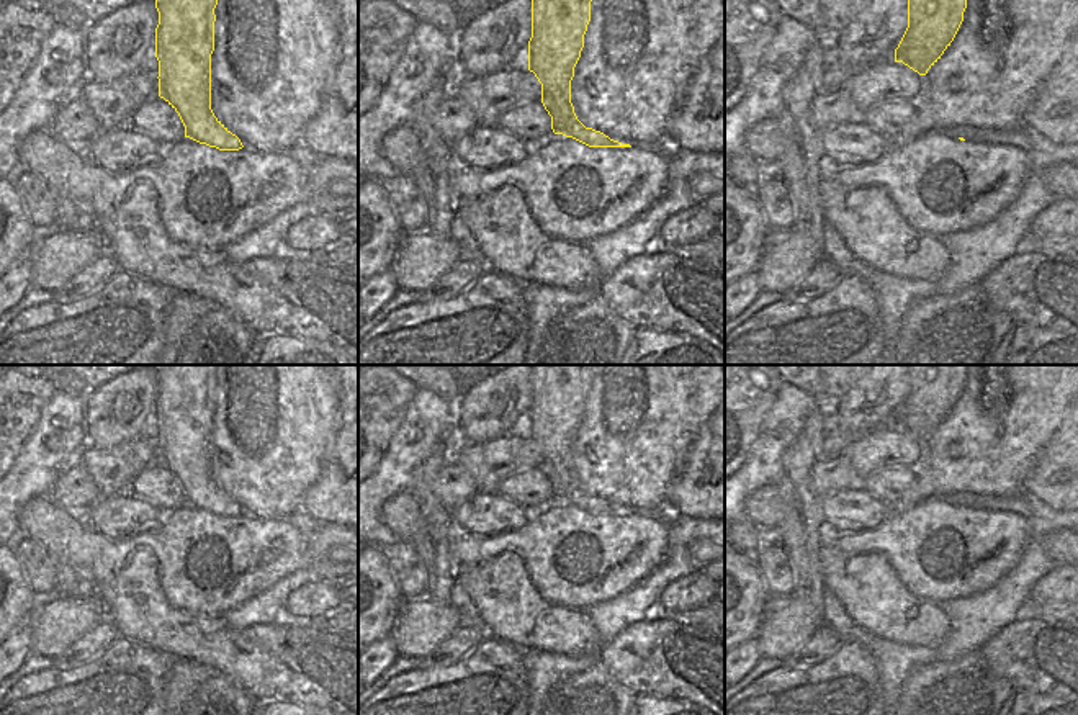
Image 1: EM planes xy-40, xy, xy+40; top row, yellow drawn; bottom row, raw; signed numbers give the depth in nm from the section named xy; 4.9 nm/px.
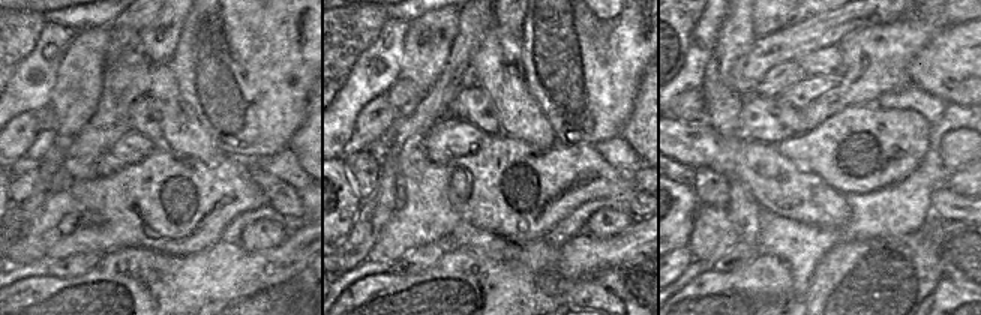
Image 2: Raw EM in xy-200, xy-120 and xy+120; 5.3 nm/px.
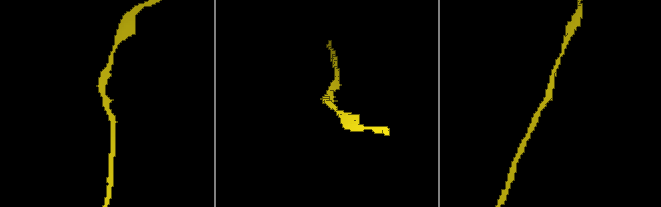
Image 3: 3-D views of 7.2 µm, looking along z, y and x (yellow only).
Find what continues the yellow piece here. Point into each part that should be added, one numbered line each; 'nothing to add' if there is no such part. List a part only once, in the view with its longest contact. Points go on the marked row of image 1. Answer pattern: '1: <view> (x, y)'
nothing to add

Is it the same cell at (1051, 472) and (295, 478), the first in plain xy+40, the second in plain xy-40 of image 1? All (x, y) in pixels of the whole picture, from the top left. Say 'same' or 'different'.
different

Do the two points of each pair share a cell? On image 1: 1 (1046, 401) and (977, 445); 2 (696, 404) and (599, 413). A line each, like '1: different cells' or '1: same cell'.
1: same cell
2: same cell

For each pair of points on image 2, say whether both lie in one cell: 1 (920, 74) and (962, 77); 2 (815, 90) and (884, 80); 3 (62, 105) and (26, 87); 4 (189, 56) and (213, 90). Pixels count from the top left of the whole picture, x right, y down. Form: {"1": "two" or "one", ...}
{"1": "one", "2": "two", "3": "two", "4": "one"}

